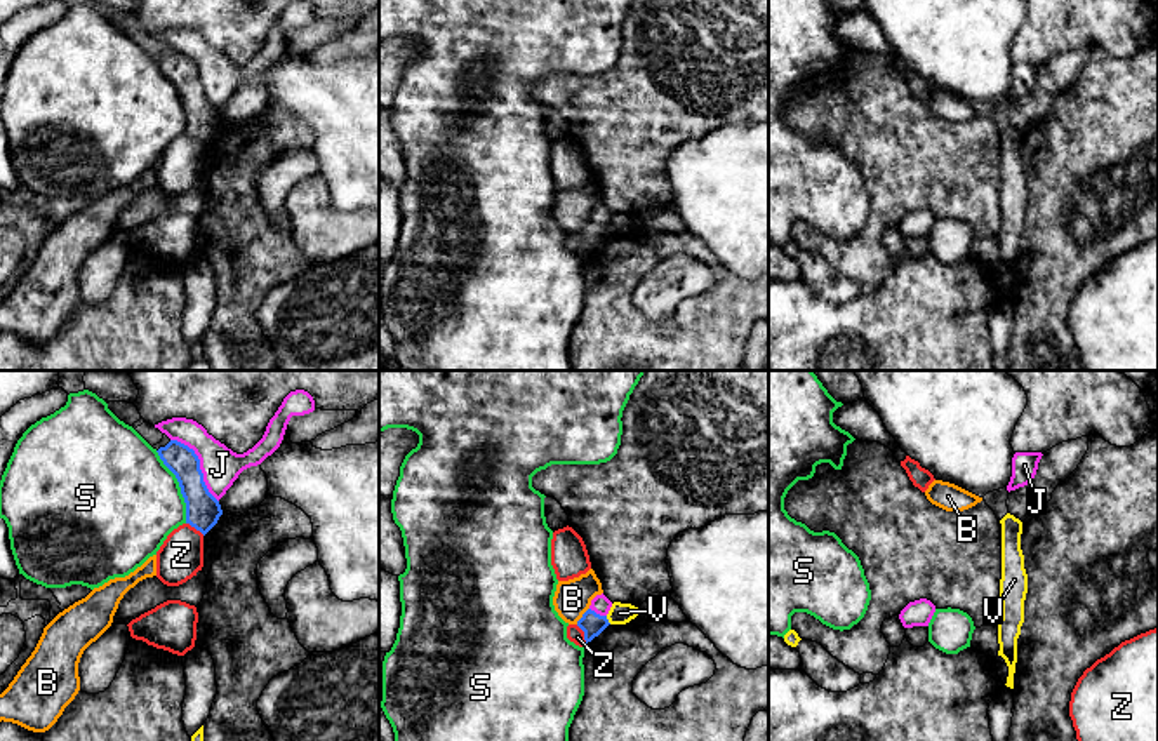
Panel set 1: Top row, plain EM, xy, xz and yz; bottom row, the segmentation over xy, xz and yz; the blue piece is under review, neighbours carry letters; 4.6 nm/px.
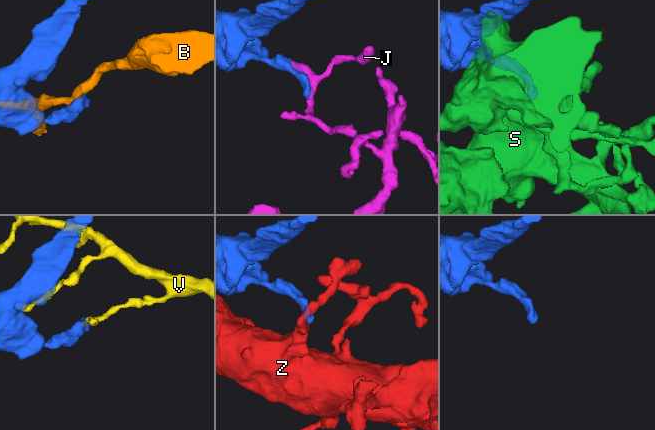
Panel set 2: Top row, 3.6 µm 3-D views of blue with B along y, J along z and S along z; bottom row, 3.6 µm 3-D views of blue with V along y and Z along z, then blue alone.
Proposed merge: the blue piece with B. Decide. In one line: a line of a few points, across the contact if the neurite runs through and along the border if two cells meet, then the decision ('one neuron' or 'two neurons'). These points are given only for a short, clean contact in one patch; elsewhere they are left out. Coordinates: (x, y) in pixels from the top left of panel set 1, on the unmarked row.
line xz (588, 218), (576, 233); two neurons

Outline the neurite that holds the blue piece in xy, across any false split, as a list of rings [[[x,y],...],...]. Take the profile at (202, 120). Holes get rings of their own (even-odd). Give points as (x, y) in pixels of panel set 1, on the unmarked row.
[[[170,50],[156,63],[179,92],[186,113],[186,134],[205,146],[217,134],[223,120],[203,92],[198,66],[177,50]]]

